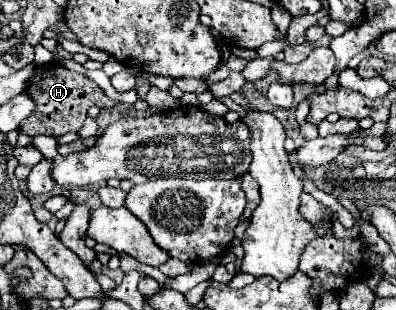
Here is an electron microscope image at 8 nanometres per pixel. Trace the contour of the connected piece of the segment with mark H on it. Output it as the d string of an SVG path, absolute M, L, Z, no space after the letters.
M48 63L48 65L38 65L36 67L36 75L32 79L32 83L26 87L28 95L32 95L32 99L36 99L36 111L24 119L20 123L20 131L34 137L34 135L52 135L52 137L60 137L68 131L80 131L84 119L86 119L86 111L96 103L98 95L98 87L92 79L88 79L86 75L68 71L66 67Z

